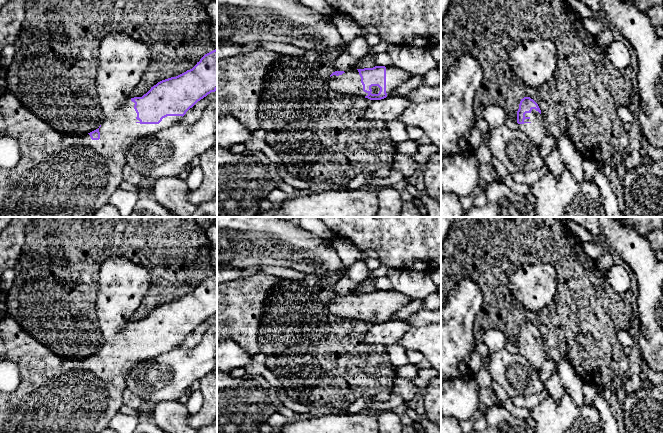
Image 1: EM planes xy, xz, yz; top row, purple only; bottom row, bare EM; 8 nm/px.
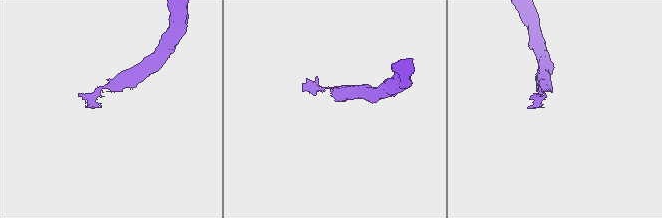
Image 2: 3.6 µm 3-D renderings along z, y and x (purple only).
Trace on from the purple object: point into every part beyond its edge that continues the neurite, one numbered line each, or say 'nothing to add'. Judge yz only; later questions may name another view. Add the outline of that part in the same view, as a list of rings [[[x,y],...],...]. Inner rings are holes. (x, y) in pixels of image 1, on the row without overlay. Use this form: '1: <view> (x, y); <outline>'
1: yz (536, 355); [[[532,333],[530,337],[525,338],[526,343],[524,348],[518,348],[518,353],[523,356],[532,367],[539,372],[543,363],[547,359],[546,347],[543,340]]]

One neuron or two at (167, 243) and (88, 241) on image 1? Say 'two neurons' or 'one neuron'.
one neuron

